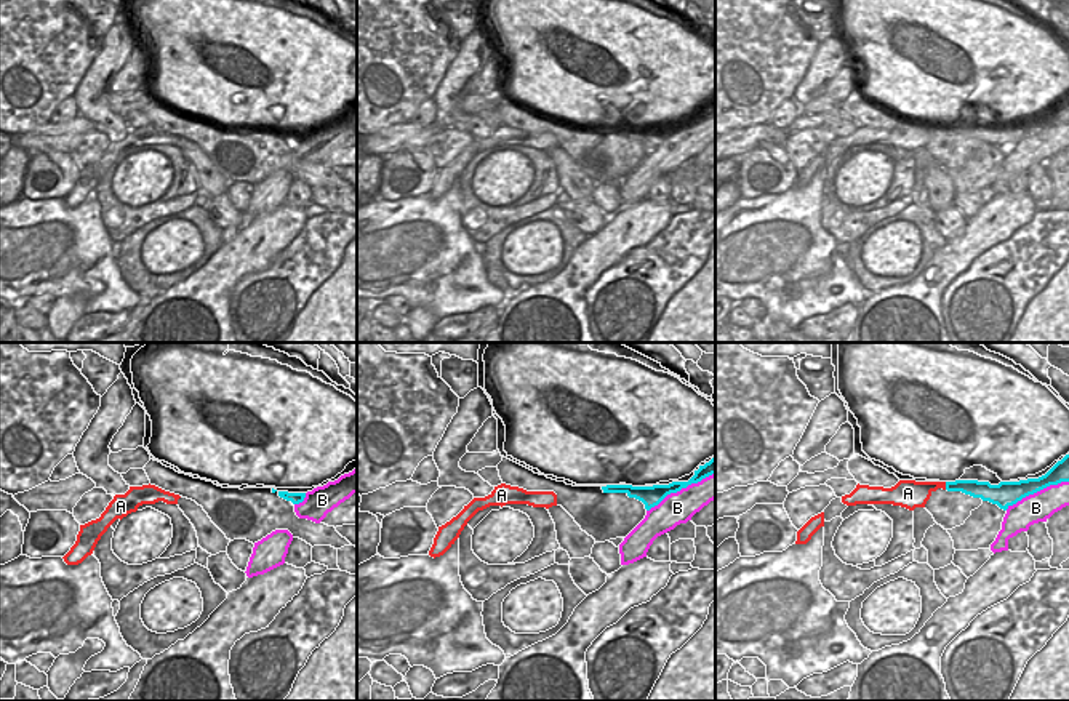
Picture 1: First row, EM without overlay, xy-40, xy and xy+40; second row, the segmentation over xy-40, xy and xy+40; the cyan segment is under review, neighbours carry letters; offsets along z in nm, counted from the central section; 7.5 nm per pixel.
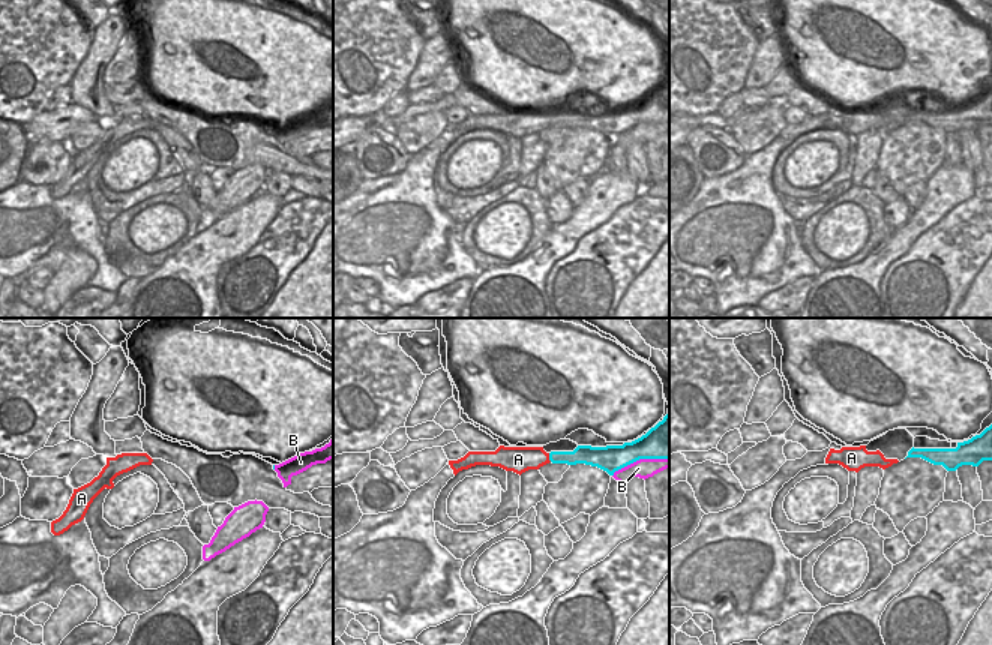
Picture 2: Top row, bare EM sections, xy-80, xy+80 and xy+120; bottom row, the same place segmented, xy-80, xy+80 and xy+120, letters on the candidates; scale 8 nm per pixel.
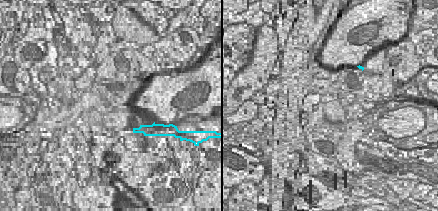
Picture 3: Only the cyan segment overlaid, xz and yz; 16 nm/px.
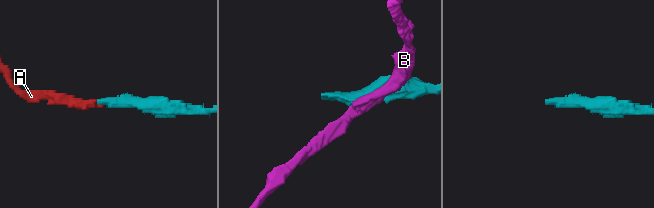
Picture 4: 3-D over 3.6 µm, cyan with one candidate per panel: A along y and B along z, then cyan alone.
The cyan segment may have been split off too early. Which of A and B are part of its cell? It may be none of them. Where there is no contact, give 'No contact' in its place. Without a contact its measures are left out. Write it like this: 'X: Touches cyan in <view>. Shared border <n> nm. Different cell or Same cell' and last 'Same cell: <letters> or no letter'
A: Touches cyan in xy+40. Shared border 60 nm. Same cell
B: Touches cyan in xy. Shared border 600 nm. Different cell
Same cell: A

